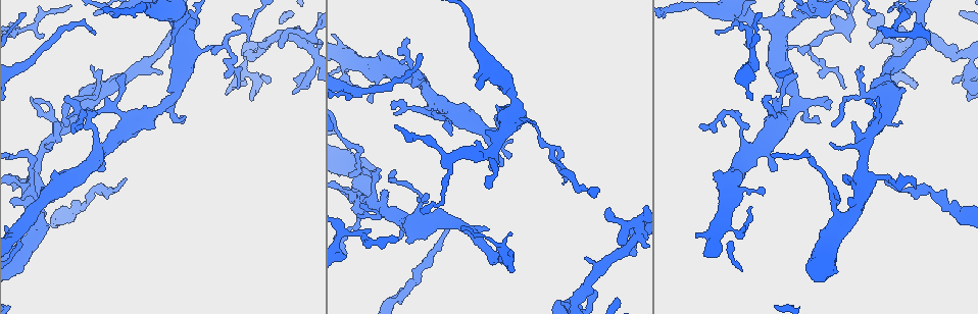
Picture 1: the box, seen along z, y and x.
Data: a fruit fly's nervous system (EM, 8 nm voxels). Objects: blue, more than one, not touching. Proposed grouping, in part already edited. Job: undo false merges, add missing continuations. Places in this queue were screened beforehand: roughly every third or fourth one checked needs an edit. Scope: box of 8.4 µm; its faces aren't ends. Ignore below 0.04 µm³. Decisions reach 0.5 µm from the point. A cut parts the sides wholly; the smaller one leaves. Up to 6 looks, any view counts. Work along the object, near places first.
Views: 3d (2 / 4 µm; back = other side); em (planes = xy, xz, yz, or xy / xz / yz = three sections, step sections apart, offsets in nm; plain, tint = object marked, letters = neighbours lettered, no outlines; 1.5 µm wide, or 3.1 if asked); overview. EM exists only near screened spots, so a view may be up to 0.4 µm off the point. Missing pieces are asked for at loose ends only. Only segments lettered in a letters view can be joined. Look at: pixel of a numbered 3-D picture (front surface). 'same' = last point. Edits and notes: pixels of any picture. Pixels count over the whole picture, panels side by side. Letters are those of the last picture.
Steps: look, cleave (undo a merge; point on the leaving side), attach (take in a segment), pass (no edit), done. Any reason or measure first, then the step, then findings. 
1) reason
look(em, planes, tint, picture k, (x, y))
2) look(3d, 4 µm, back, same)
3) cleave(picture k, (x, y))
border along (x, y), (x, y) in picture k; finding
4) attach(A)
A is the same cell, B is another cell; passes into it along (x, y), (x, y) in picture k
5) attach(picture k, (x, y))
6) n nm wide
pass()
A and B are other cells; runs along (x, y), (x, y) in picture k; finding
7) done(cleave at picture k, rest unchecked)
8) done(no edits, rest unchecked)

look(em, xy, step 4, tint, picture 1, (53, 201))

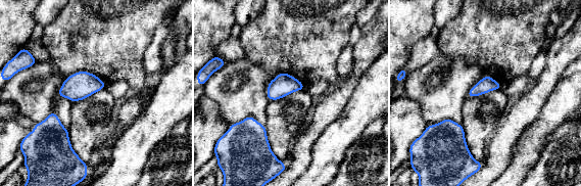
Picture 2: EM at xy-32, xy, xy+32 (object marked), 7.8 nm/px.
look(em, planes, letters, same)

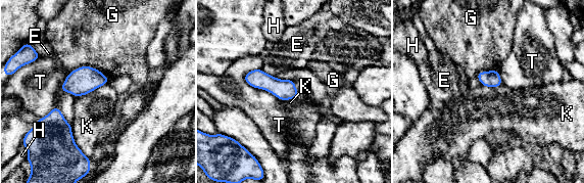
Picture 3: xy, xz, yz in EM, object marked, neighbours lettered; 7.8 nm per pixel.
pass()
E, G, H, K and T are other cells; border along (69, 72), (93, 66), (107, 78) in picture 3; no lettered segment goes on from it

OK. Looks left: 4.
thin end
look(em, yz, step 8, letters, picture 1, (122, 76))

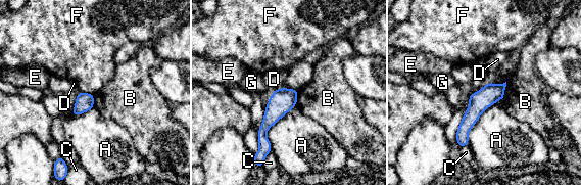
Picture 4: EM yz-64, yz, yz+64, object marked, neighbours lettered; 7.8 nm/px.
look(em, planes, letters, same)

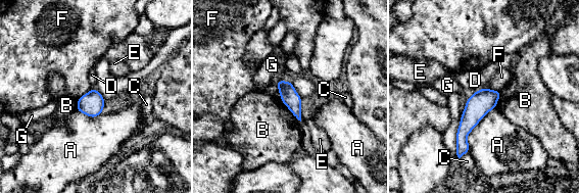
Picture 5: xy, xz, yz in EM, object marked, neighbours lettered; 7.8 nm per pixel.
pass()
A, B, C, D, E, F and G are other cells; runs along (497, 93), (468, 122), (461, 151) in picture 5; none of them fits

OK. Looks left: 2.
branch stops here
look(em, planes, plain, picture 1, (101, 169))

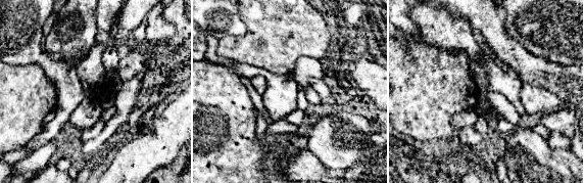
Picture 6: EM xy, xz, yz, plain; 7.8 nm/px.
see the neighbours
look(em, planes, letters, same)

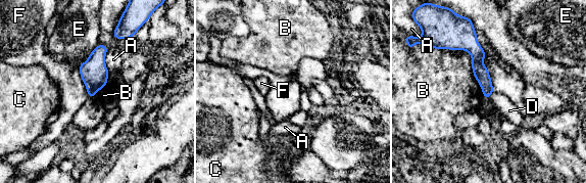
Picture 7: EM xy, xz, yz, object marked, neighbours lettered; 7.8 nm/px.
pass()
A, B, C, D, E and F are other cells; border along (494, 91), (489, 97) in picture 7; none of them fits

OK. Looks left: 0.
done(no edits, rest unchecked)

